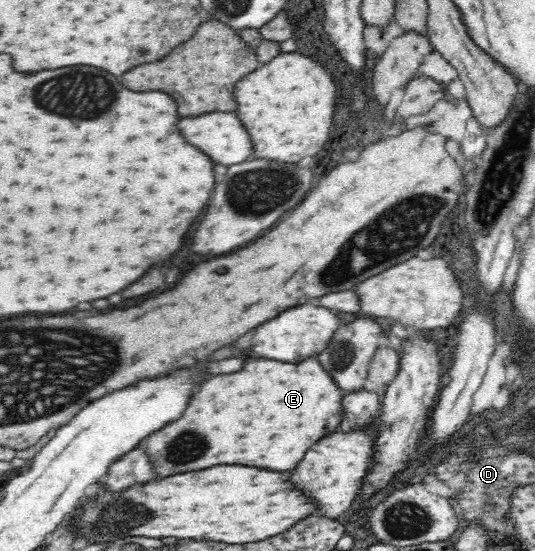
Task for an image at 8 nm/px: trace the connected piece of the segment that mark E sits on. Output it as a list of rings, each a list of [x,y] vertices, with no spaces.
[[[258,358],[246,362],[242,372],[210,378],[195,392],[177,421],[145,438],[157,478],[218,464],[294,470],[308,448],[337,430],[341,420],[342,394],[314,358],[300,364]]]

